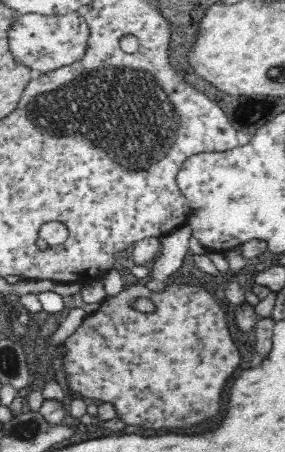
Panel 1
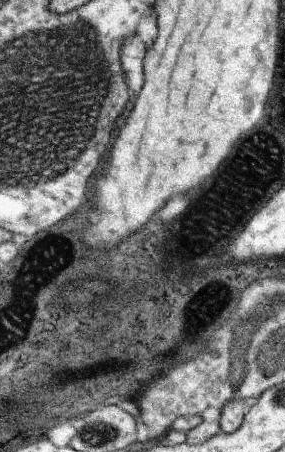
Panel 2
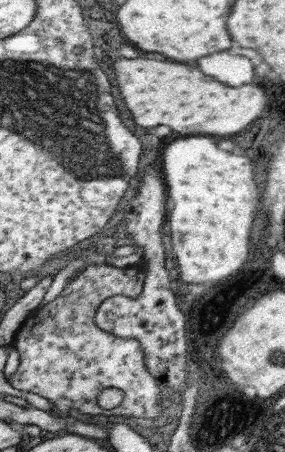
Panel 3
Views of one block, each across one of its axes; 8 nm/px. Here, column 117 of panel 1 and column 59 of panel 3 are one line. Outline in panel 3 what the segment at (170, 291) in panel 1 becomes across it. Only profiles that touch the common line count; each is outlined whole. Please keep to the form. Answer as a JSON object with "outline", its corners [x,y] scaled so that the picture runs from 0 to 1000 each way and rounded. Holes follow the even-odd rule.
{"outline":[[[375,584],[298,588],[193,664],[158,673],[144,686],[123,686],[60,739],[53,774],[74,788],[74,805],[60,827],[32,841],[39,854],[172,885],[193,894],[214,925],[242,916],[242,903],[319,920],[425,920],[481,934],[565,925],[558,841],[537,836],[509,810],[495,757],[474,748],[411,748],[333,717],[340,686],[375,659],[481,659],[502,646],[509,602],[516,593],[502,584],[446,593],[389,593]],[[361,858],[418,858],[432,867],[418,903],[361,907],[340,898],[333,881]]]}

